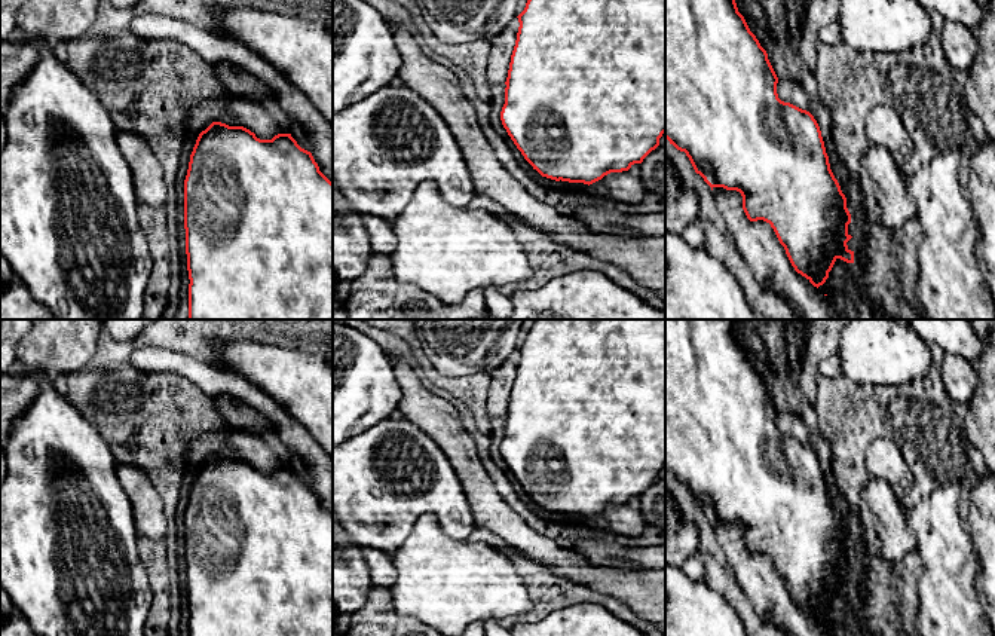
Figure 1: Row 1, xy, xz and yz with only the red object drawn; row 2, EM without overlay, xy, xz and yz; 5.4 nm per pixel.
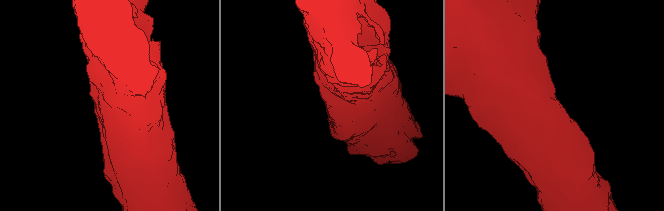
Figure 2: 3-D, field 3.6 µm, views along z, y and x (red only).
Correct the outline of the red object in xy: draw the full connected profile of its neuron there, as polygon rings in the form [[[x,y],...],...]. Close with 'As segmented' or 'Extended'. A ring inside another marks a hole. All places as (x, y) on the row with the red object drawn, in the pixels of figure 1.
[[[212,122],[202,131],[190,155],[189,169],[184,180],[184,229],[186,254],[189,270],[189,319],[333,319],[333,183],[319,171],[310,152],[301,149],[291,134],[278,134],[272,140],[260,140],[244,126],[229,126]]]. As segmented

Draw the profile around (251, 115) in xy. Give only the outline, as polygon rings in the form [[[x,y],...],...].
[[[232,95],[224,101],[226,110],[241,126],[249,129],[260,140],[272,140],[278,134],[290,134],[288,126],[278,125],[266,108],[242,95]]]

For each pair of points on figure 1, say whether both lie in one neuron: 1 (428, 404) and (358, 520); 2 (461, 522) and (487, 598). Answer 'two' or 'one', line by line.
1: two
2: two

